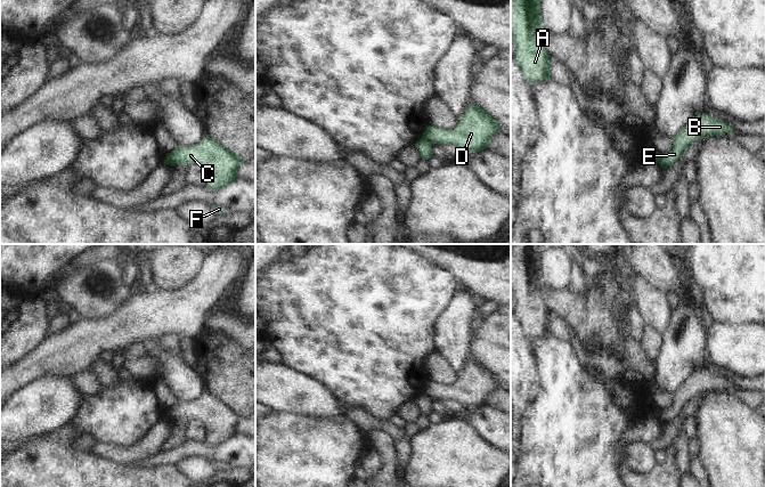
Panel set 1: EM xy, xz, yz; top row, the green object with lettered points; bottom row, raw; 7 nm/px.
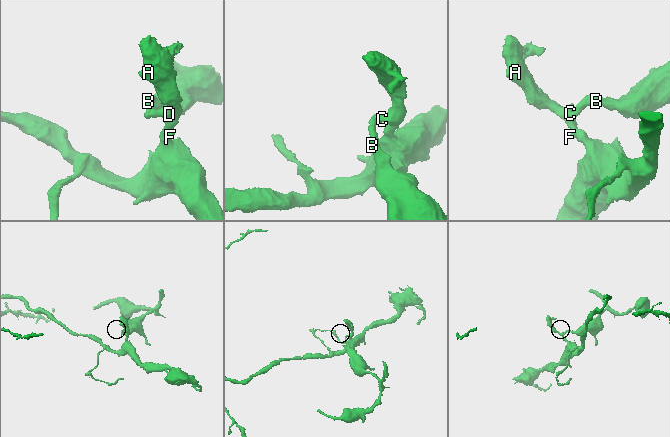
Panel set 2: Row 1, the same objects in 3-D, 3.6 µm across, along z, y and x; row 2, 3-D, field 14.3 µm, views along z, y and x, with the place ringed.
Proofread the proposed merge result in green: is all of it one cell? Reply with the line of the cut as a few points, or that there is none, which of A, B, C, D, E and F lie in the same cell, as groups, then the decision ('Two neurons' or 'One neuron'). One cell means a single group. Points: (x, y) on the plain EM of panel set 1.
Split along xz (422, 391), (434, 398). Groups: A C D F / B E. Two neurons

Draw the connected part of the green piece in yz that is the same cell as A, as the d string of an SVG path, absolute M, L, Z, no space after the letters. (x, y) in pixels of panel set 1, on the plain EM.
M511 244L511 291L515 300L515 319L522 326L524 335L539 338L551 333L551 310L544 303L544 275L540 270L540 244Z

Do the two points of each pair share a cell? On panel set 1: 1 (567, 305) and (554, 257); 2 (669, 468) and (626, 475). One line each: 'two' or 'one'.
1: two
2: one

